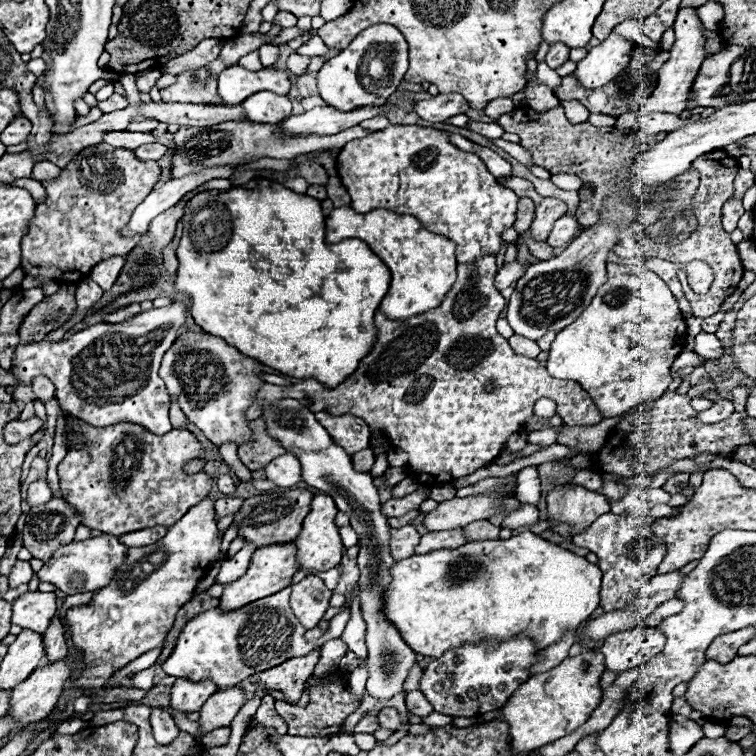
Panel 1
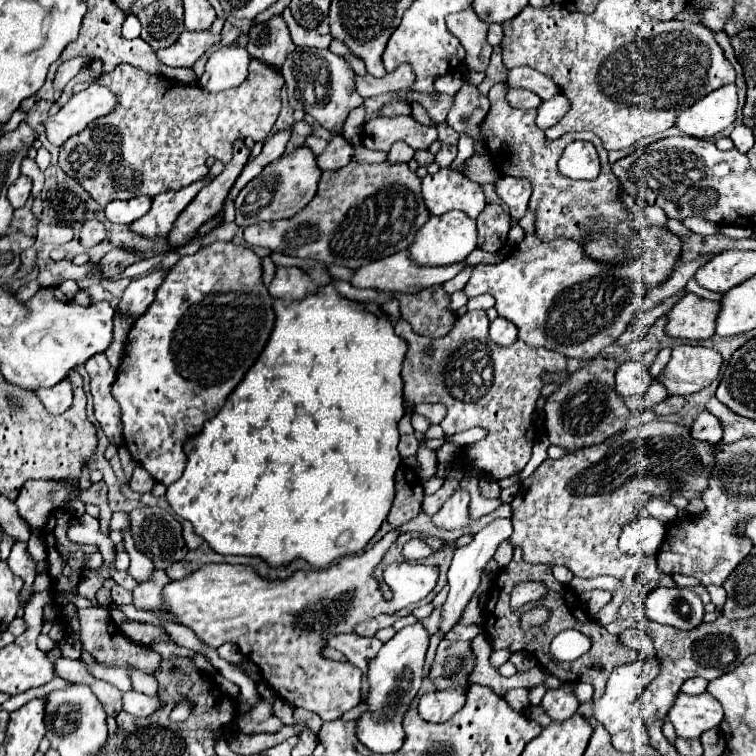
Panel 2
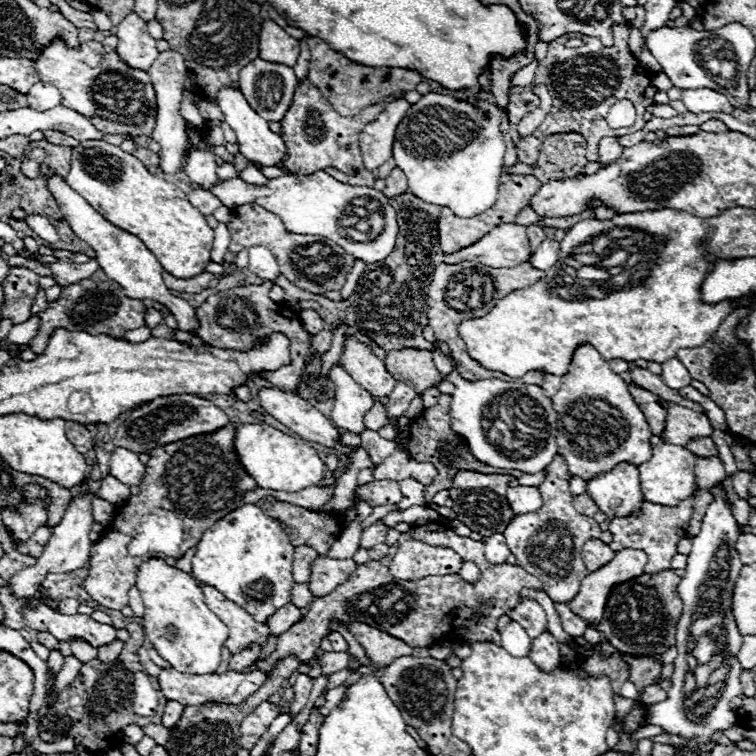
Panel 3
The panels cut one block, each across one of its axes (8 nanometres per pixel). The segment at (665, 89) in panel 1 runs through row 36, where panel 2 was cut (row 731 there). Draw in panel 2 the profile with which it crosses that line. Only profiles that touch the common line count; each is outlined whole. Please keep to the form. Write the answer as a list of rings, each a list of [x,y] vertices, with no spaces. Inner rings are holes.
[[[708,692],[700,696],[678,694],[674,706],[668,712],[668,720],[680,738],[700,738],[702,732],[722,722],[722,706]]]

